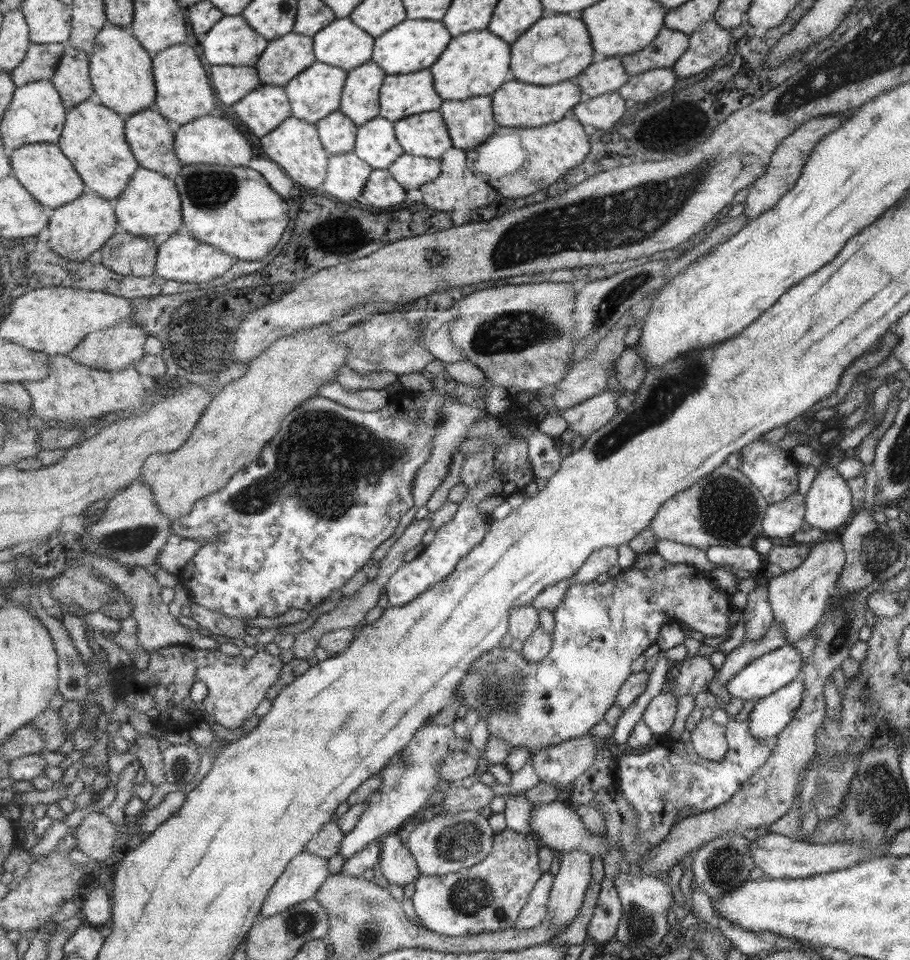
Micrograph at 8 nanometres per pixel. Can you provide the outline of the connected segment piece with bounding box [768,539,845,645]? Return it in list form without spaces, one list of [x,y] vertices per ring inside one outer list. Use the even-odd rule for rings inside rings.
[[[820,540],[810,547],[810,554],[803,564],[780,576],[769,576],[768,602],[772,606],[774,618],[780,624],[790,645],[804,638],[825,615],[831,592],[837,584],[845,564],[844,550],[839,540]]]

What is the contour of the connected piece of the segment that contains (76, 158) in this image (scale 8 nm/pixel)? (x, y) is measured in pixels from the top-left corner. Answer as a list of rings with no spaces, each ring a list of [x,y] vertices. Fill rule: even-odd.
[[[97,98],[88,99],[69,110],[67,127],[59,145],[72,159],[88,189],[106,199],[118,200],[118,197],[124,195],[132,177],[141,167],[127,138],[127,117],[104,105]]]

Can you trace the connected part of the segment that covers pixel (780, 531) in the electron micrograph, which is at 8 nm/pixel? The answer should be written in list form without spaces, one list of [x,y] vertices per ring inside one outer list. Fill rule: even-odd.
[[[799,493],[769,505],[765,512],[763,536],[784,538],[794,535],[805,523],[805,498]]]

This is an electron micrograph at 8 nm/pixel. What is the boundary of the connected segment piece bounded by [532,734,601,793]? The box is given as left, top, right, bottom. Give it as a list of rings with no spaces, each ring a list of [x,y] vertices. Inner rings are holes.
[[[586,734],[562,744],[544,747],[532,758],[536,772],[543,782],[554,784],[569,793],[576,780],[596,762],[600,744],[597,737]]]

